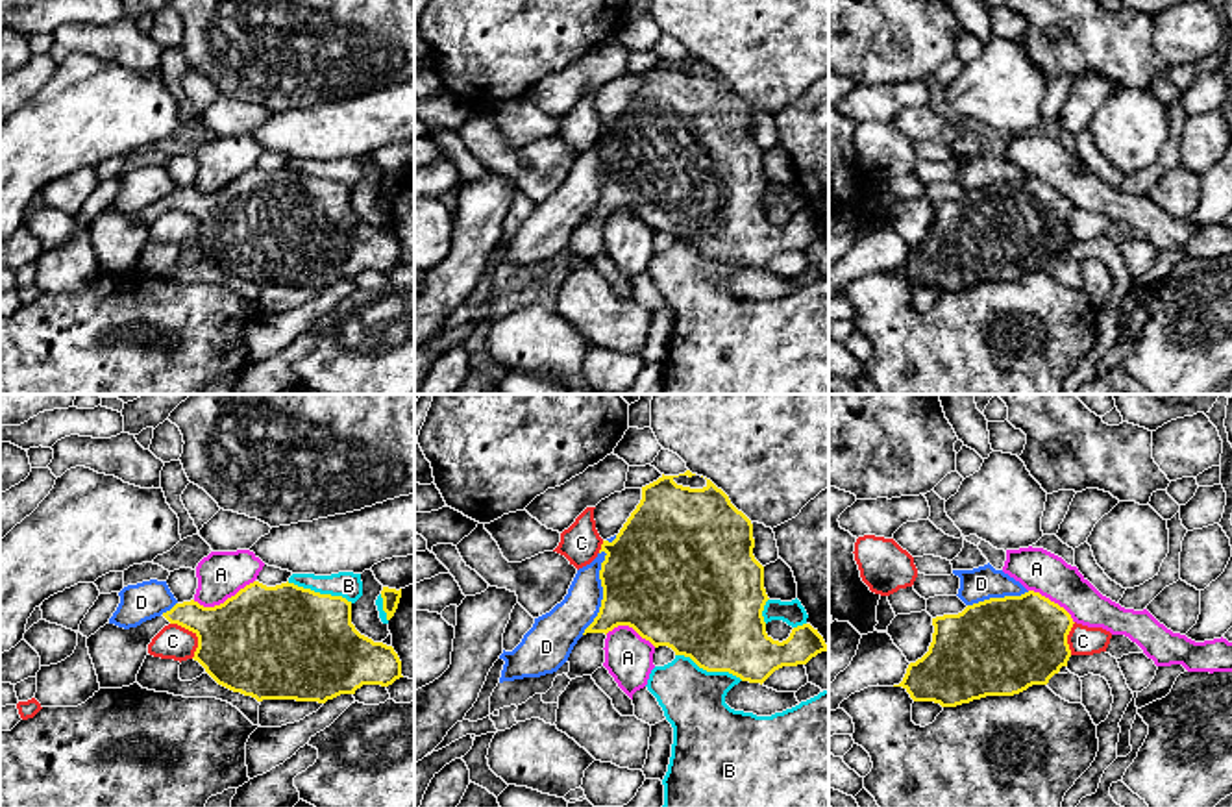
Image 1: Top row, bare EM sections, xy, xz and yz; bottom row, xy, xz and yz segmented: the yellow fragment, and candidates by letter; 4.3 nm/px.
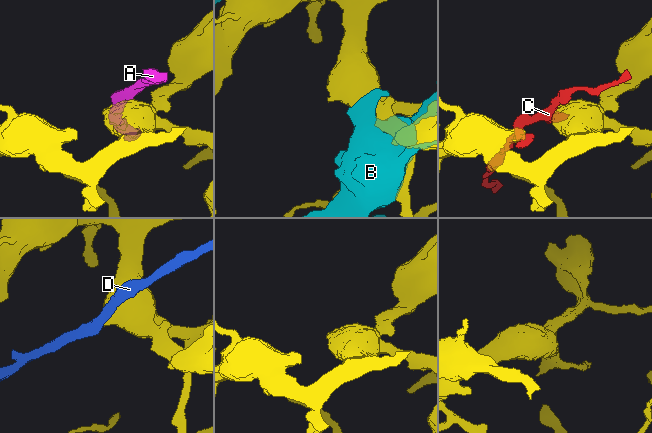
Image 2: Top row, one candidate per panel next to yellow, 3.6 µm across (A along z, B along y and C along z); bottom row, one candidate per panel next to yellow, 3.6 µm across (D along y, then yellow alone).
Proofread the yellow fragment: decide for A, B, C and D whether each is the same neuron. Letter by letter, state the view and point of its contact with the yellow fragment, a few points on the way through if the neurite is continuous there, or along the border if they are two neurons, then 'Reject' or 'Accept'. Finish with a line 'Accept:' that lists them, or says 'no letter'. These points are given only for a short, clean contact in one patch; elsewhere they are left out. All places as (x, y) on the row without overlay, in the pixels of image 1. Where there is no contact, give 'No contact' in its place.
A: Touches yellow at xy (224, 187). Reject
B: Touches yellow at xz (709, 256). Reject
C: Touches yellow at xy (197, 221). Reject
D: Touches yellow at xz (603, 178). Reject
Accept: no letter

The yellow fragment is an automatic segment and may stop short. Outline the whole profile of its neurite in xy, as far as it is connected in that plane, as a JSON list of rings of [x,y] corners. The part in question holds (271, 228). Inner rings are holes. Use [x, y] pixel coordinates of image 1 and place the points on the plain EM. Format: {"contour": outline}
{"contour": [[[253,167],[215,192],[198,187],[176,189],[170,196],[137,213],[105,209],[87,224],[100,274],[122,274],[137,268],[148,241],[148,230],[168,209],[198,222],[194,246],[222,272],[263,285],[296,285],[326,289],[340,279],[355,279],[363,270],[388,272],[401,261],[401,246],[392,231],[374,228],[351,209],[351,187],[320,180],[294,168],[266,172]]]}

